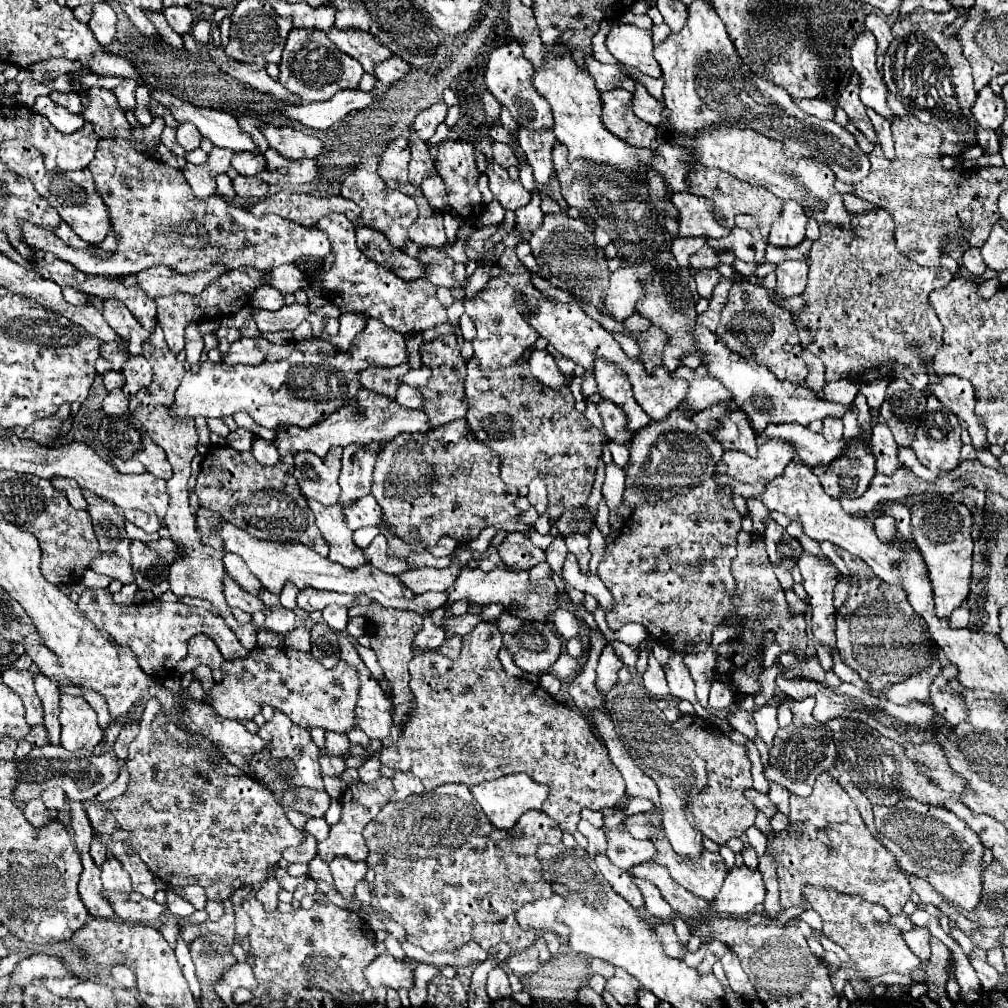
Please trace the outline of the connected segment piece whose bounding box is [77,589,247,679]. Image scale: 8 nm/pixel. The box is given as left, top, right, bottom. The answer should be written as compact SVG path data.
M87 589L79 597L77 605L89 621L107 631L119 645L131 647L139 655L139 665L143 667L143 671L147 671L147 675L155 675L161 679L171 677L177 661L183 659L183 653L187 651L187 641L199 633L209 635L225 659L243 659L243 655L247 655L247 649L237 641L235 633L225 625L225 621L203 607L185 607L181 603L161 601L133 603L125 607L117 605L107 589Z

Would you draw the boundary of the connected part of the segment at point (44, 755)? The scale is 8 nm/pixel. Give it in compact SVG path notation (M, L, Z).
M39 747L33 749L27 759L19 763L19 787L17 787L17 797L21 801L37 799L41 789L47 787L61 787L69 799L73 801L87 801L93 799L97 793L101 793L107 785L111 785L119 775L119 763L115 759L113 751L107 751L103 755L93 755L91 751L83 749L79 753L71 753L63 747Z

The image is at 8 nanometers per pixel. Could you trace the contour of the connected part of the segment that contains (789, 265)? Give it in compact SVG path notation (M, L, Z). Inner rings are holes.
M785 261L777 265L777 293L783 297L801 295L807 287L809 265L805 261Z

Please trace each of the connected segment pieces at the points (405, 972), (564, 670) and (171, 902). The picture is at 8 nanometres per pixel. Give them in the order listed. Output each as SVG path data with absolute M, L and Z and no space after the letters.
M387 951L379 953L377 959L365 969L365 977L373 987L387 985L387 987L393 987L393 989L399 989L399 987L411 989L413 983L415 983L413 969L409 967L409 963L395 959Z
M563 653L563 655L553 663L551 673L553 673L555 677L559 677L561 681L569 681L569 679L573 679L573 677L575 677L577 669L579 669L577 659L573 659L573 657L569 657L567 653Z
M169 891L169 893L167 893L167 901L165 901L165 905L167 905L167 909L169 909L175 917L179 917L179 919L189 917L189 915L195 911L193 905L187 903L185 899L181 899L175 891Z

